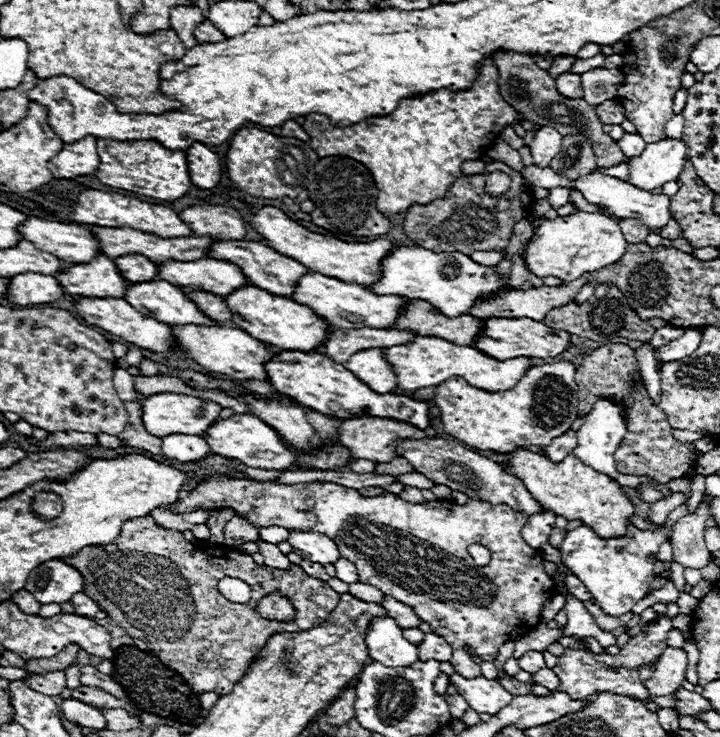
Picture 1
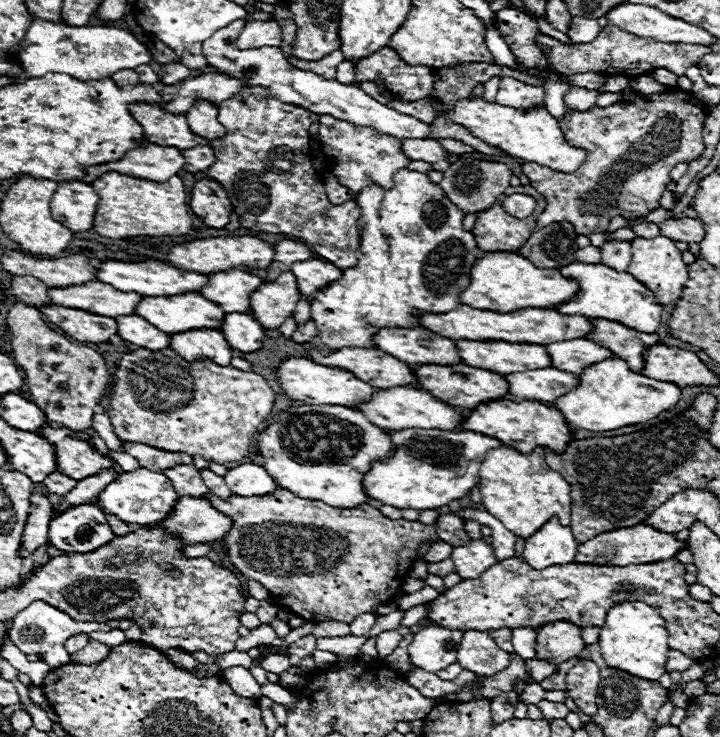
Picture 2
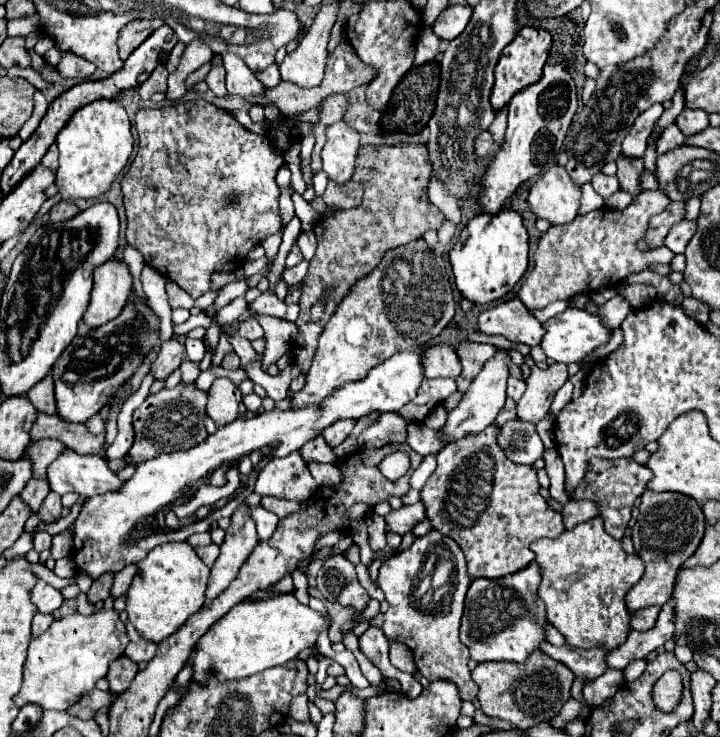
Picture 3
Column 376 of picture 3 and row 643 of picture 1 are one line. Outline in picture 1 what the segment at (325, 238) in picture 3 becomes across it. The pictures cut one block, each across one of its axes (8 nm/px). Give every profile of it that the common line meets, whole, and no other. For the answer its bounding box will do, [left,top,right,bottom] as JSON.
[64,516,340,694]

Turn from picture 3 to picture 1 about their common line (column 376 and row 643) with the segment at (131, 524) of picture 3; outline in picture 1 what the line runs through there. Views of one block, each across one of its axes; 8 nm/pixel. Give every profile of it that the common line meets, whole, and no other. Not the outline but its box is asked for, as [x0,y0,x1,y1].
[364,616,418,668]

